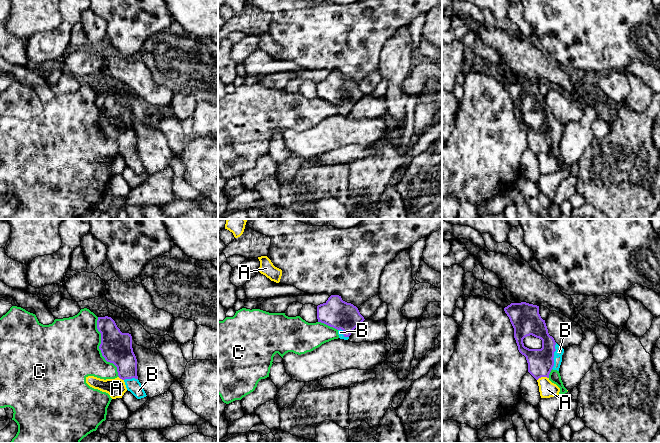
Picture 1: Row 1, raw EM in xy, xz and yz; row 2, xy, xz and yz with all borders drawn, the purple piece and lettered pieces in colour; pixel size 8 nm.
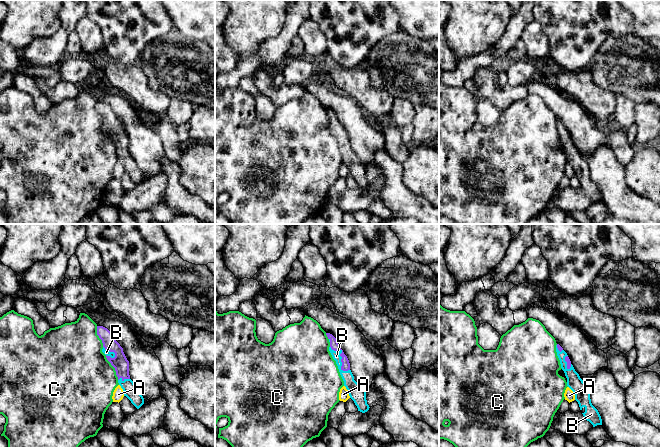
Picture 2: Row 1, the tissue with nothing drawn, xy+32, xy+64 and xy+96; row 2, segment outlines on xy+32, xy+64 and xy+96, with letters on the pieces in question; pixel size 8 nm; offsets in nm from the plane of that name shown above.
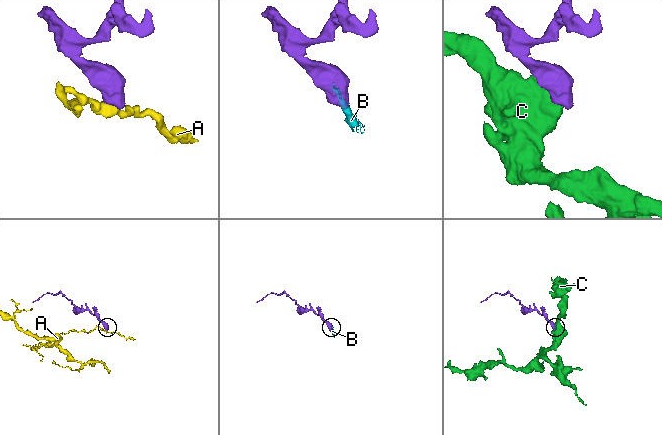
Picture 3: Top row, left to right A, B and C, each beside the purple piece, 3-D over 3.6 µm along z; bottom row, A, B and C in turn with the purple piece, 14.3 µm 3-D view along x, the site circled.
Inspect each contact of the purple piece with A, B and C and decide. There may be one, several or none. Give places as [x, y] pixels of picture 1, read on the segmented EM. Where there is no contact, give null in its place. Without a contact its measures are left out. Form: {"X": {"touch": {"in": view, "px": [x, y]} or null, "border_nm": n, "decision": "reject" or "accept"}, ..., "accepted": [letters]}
{"A": {"touch": {"in": "yz", "px": [542, 376]}, "border_nm": 100, "decision": "reject"}, "B": {"touch": {"in": "yz", "px": [553, 356]}, "border_nm": 220, "decision": "accept"}, "C": {"touch": {"in": "xy", "px": [99, 348]}, "border_nm": 500, "decision": "reject"}, "accepted": ["B"]}

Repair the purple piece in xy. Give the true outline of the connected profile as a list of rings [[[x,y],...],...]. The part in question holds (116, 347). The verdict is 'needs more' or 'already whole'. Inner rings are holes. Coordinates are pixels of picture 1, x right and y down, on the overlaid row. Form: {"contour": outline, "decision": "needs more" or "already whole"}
{"contour": [[[108,316],[98,317],[97,329],[101,333],[99,349],[102,356],[117,367],[118,376],[125,382],[128,391],[137,399],[146,397],[137,376],[137,359],[132,348],[131,334],[122,333]]], "decision": "needs more"}

